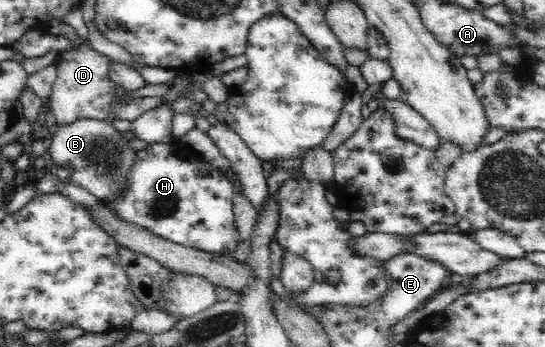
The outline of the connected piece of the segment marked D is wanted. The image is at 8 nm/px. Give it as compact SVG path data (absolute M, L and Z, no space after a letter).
M60 25L59 35L71 43L71 48L58 53L57 76L48 97L56 121L69 124L77 119L109 119L115 100L114 91L119 87L110 80L111 58L92 48L90 40L80 37L72 25Z

